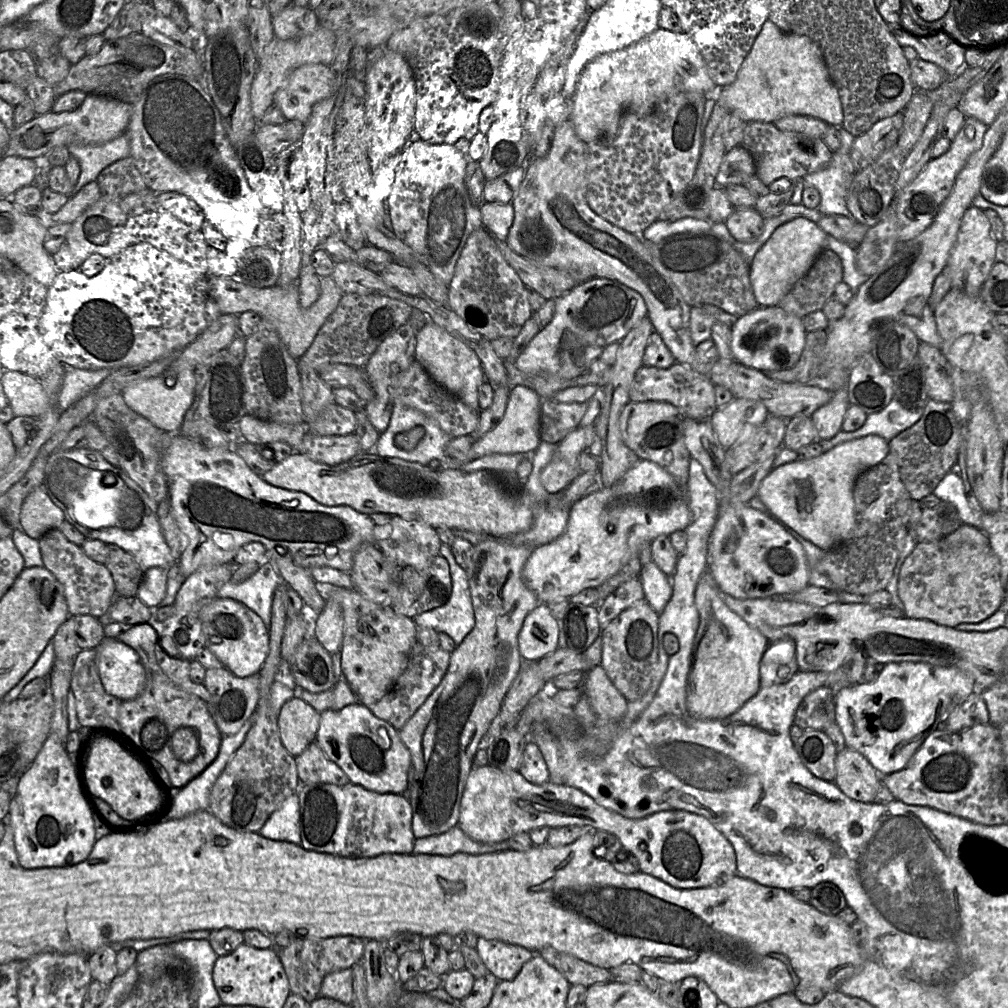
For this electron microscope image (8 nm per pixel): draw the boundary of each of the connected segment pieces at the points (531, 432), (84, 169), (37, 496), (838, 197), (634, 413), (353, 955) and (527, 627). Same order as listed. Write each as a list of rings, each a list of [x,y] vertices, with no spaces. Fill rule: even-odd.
[[[517,385],[511,387],[506,410],[502,420],[498,425],[478,438],[470,449],[462,456],[455,458],[459,465],[480,458],[485,455],[502,453],[527,453],[533,452],[539,445],[540,438],[540,405],[542,399],[537,392],[525,385]]]
[[[125,135],[104,144],[69,146],[68,151],[81,166],[81,175],[74,186],[74,193],[79,192],[88,183],[97,182],[102,171],[110,165],[130,157],[129,142]]]
[[[43,486],[34,488],[22,503],[21,529],[31,538],[39,540],[47,531],[58,529],[64,520],[63,511],[51,501]]]
[[[841,126],[840,148],[833,153],[832,159],[826,167],[815,173],[803,177],[804,186],[815,187],[821,196],[818,210],[823,215],[837,214],[852,218],[847,208],[847,195],[856,174],[851,161],[851,149],[855,137]]]
[[[629,401],[619,417],[622,438],[640,459],[659,464],[679,483],[686,486],[691,454],[688,451],[684,430],[687,417],[674,405],[664,401]]]
[[[353,935],[325,939],[295,937],[286,947],[278,948],[278,955],[286,972],[291,993],[301,996],[310,1004],[319,996],[326,975],[349,968],[361,961],[365,942],[366,940]]]
[[[539,603],[527,614],[518,634],[518,647],[524,662],[537,662],[550,655],[559,646],[560,622],[555,619],[546,604]]]

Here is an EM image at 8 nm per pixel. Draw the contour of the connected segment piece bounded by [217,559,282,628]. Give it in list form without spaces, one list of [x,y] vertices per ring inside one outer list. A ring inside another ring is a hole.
[[[266,559],[258,571],[242,583],[225,583],[217,593],[219,598],[230,598],[253,610],[270,627],[272,600],[276,588],[282,582],[274,566]]]

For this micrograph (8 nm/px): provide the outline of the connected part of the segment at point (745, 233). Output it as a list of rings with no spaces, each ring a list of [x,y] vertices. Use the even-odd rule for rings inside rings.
[[[734,208],[725,220],[731,235],[739,242],[753,242],[762,233],[764,218],[752,208]]]

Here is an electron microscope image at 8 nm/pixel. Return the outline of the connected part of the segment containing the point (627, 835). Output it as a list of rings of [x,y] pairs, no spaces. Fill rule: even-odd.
[[[490,765],[471,770],[458,822],[461,830],[471,839],[481,843],[497,843],[536,827],[569,825],[616,835],[623,849],[637,858],[641,872],[674,888],[710,887],[738,875],[732,844],[704,816],[685,810],[668,810],[641,819],[630,819],[597,804],[591,796],[576,787],[551,781],[536,785],[527,781],[518,770],[501,770]]]

